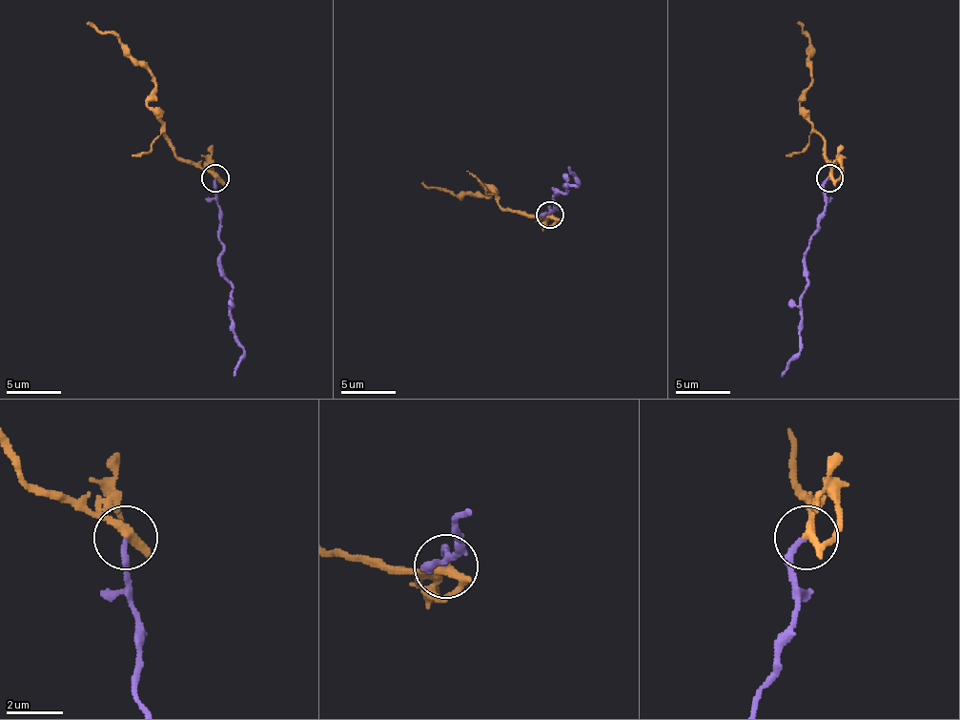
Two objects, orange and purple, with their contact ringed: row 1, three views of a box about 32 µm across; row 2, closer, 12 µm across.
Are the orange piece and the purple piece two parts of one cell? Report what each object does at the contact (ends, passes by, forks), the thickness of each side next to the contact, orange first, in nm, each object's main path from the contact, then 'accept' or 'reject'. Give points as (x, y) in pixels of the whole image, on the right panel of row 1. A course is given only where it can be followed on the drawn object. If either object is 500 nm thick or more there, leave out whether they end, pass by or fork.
orange passes by | purple ends | 280/180 nm | orange via (828, 177), (831, 166), (826, 142), (799, 107), (799, 95), (809, 85), (812, 76), (809, 38), (796, 22) | purple via (828, 177), (823, 185), (826, 210), (805, 256), (799, 354), (783, 376) | reject

